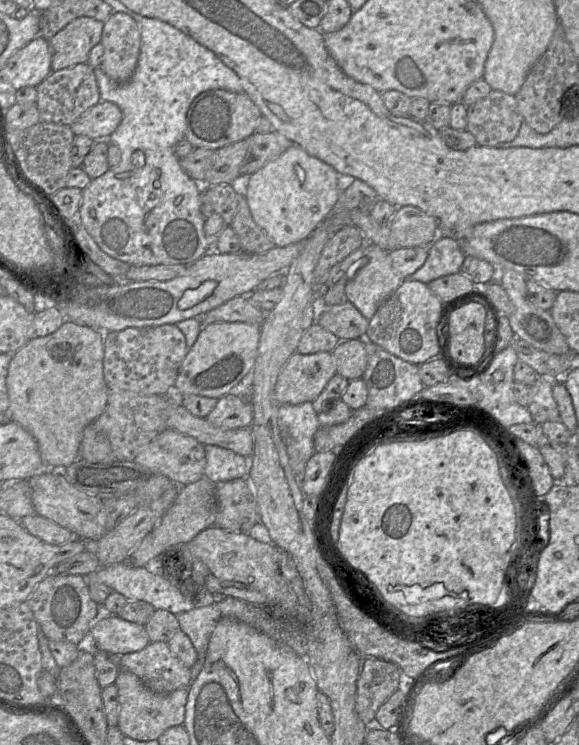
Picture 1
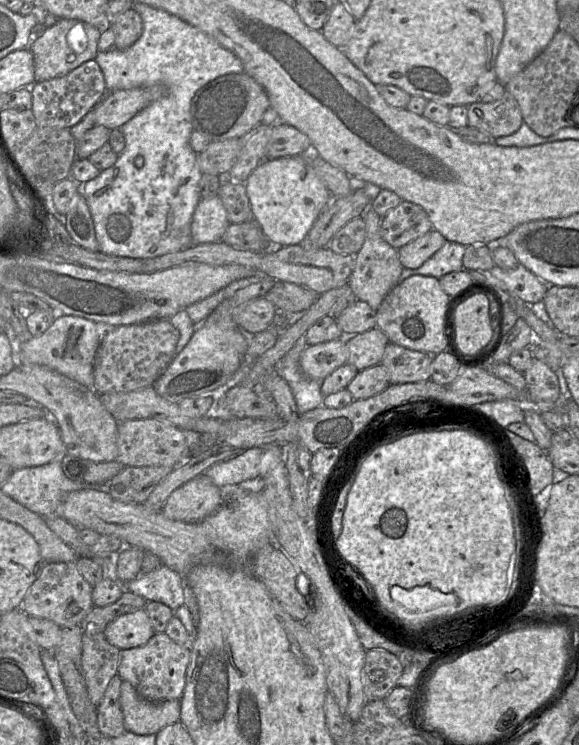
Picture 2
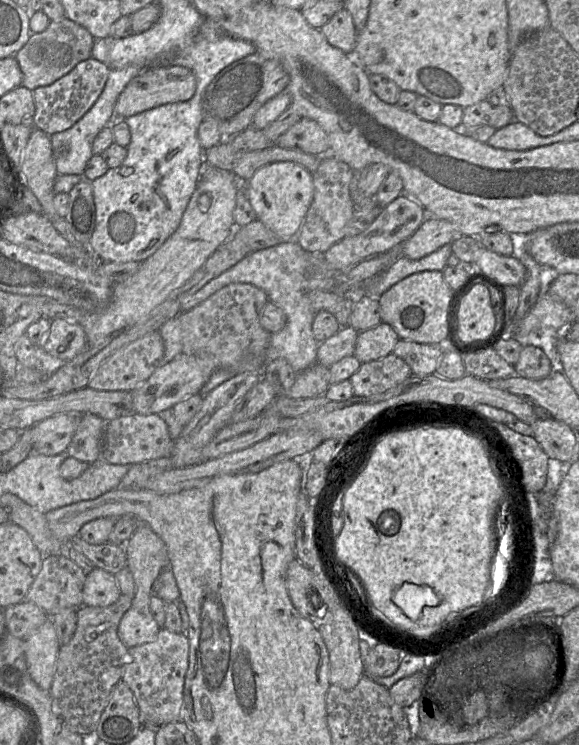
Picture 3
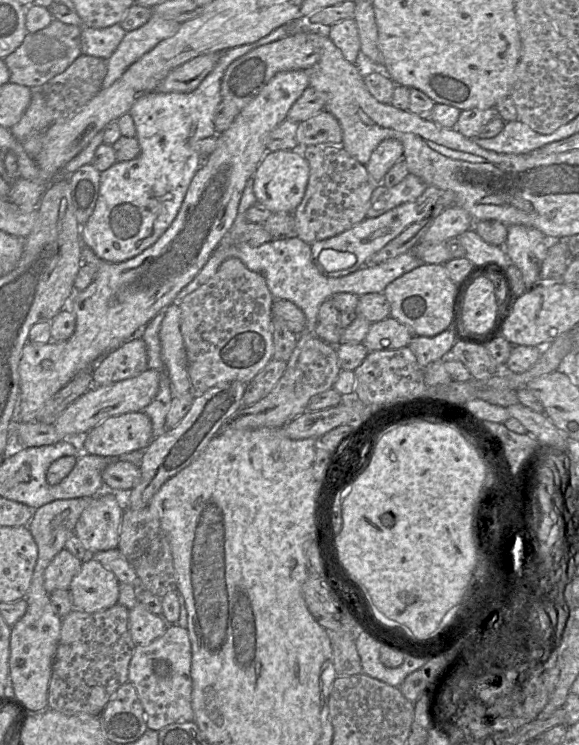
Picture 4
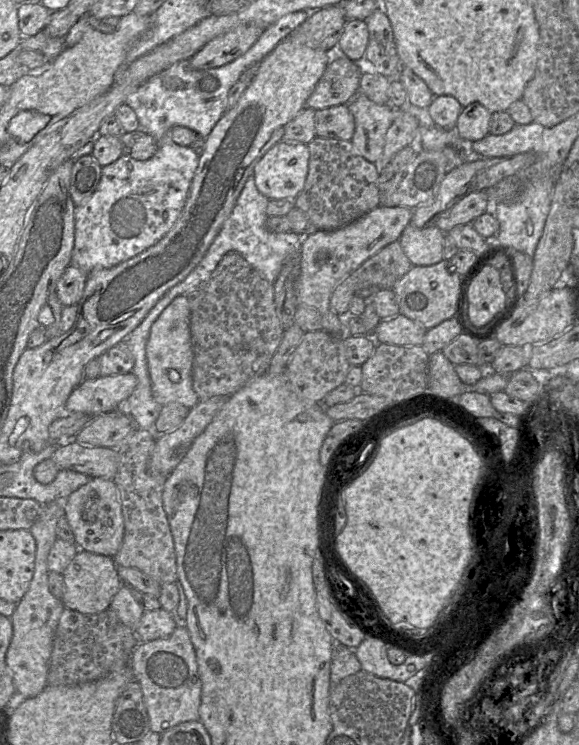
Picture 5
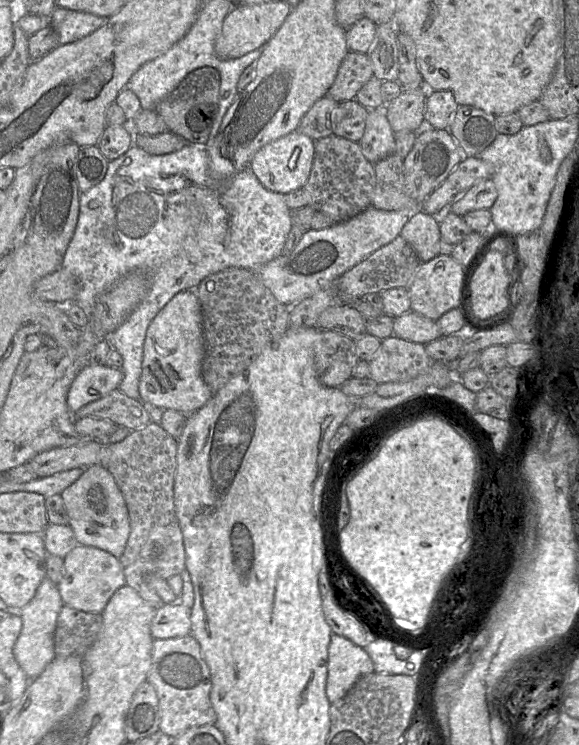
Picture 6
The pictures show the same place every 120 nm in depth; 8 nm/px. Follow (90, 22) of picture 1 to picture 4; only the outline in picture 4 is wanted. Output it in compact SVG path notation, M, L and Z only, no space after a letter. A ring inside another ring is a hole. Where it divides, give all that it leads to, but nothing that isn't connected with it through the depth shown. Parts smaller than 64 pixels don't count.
M57 20L36 32L28 33L22 44L4 62L9 70L9 82L40 89L52 78L63 73L81 54L81 27L67 25Z

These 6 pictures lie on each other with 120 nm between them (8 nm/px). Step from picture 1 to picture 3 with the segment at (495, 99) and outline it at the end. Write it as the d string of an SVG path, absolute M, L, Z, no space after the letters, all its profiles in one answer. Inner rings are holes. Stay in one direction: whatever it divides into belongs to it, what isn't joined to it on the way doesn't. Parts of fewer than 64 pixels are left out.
M483 100L464 108L459 133L466 133L482 125L489 125L500 129L514 120L514 113L510 106L494 106L488 100Z

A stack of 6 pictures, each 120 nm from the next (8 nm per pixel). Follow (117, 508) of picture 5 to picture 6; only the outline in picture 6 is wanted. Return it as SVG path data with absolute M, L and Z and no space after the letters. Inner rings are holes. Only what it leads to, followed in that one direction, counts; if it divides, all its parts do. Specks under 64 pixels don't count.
M92 465L61 493L69 526L79 545L102 549L119 559L130 533L130 518L125 498L113 475L103 465Z

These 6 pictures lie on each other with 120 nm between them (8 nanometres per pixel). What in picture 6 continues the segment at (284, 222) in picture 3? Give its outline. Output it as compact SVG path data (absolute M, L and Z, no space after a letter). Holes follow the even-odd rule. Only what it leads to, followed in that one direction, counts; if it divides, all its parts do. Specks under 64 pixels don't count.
M296 130L263 146L253 157L249 168L268 190L288 194L304 187L314 156L314 140Z

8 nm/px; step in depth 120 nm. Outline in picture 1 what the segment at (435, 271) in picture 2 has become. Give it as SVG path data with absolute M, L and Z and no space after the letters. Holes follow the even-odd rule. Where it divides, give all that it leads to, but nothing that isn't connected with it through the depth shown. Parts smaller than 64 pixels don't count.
M438 235L428 246L428 257L423 266L405 279L428 284L440 277L461 271L465 257L461 242Z

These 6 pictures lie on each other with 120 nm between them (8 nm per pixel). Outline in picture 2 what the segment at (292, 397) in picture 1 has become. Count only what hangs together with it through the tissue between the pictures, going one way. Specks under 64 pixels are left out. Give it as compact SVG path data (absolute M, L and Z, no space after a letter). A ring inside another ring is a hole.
M346 336L316 345L308 345L301 354L300 368L309 378L322 381L348 363Z

